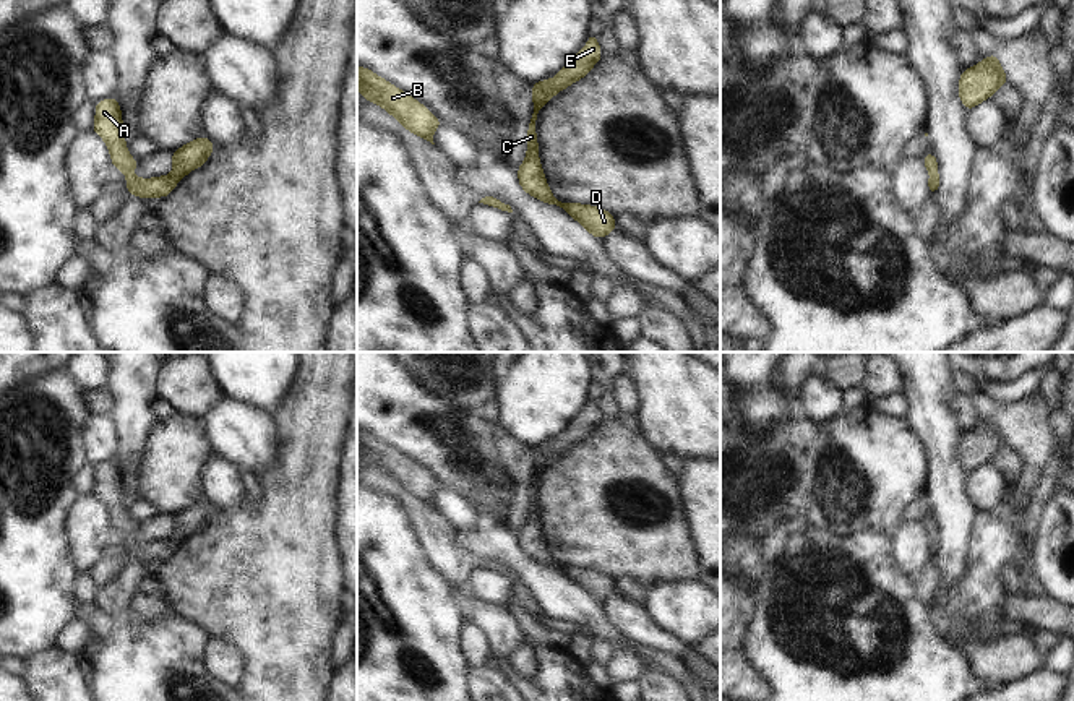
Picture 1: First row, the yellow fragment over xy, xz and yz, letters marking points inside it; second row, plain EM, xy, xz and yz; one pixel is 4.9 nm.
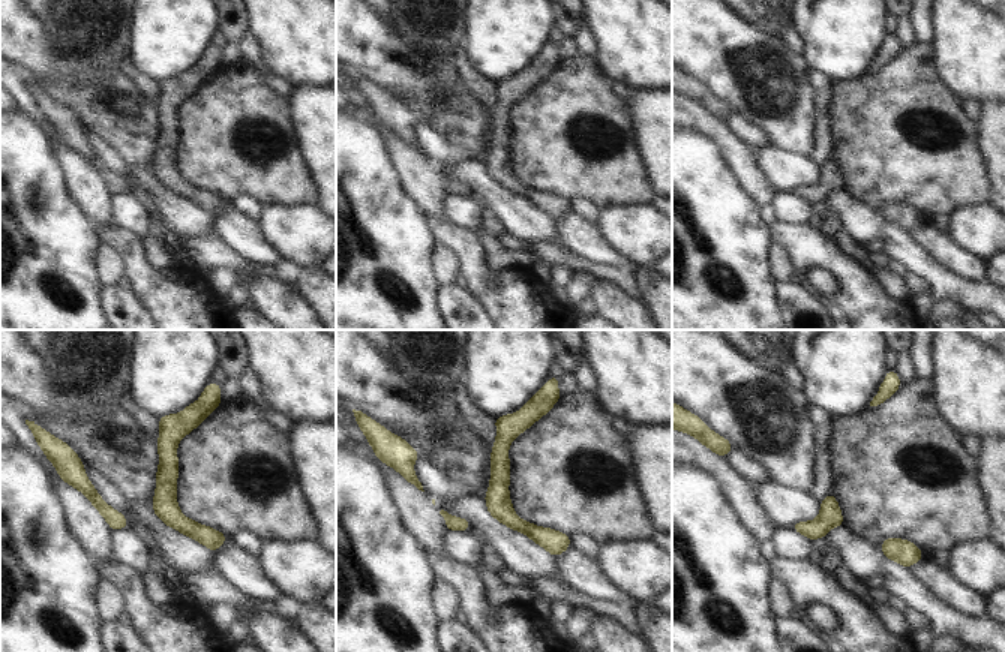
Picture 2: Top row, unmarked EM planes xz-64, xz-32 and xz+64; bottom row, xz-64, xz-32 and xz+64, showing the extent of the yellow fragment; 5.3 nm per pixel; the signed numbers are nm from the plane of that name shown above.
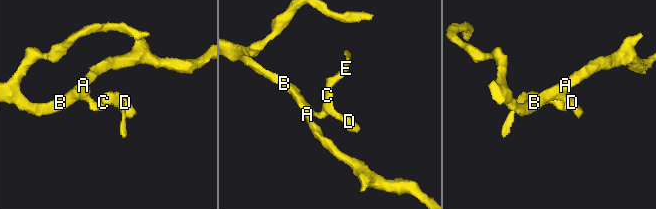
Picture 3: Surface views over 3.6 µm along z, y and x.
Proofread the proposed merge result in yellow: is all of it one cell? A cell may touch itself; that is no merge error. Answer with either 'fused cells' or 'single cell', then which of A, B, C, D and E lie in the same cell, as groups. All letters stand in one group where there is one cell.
single cell | A B C D E

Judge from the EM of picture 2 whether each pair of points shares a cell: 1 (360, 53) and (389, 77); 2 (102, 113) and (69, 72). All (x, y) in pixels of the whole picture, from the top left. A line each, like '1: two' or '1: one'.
1: one
2: two

